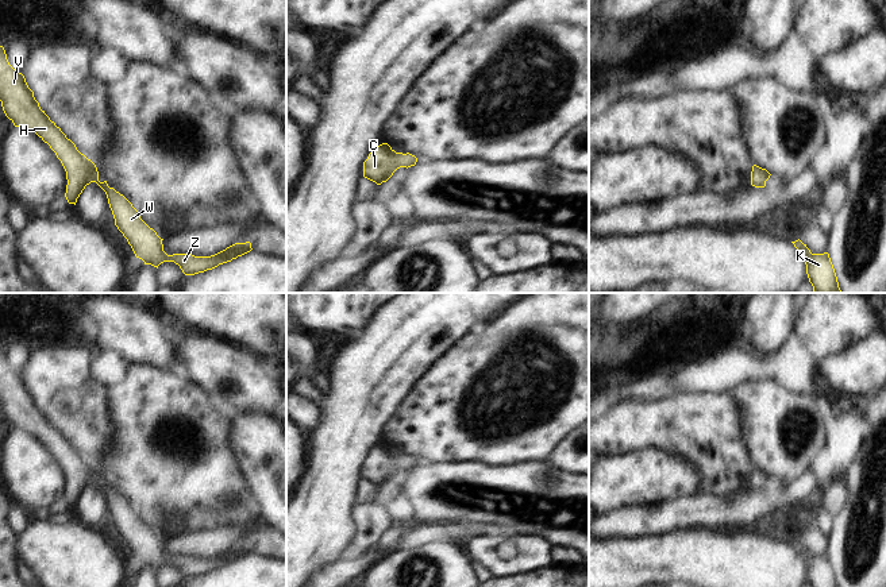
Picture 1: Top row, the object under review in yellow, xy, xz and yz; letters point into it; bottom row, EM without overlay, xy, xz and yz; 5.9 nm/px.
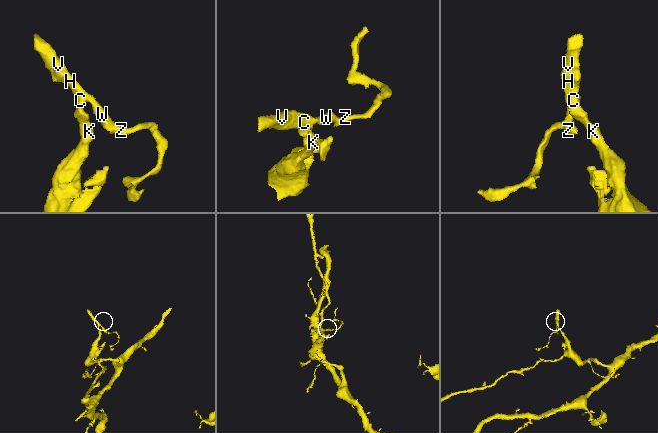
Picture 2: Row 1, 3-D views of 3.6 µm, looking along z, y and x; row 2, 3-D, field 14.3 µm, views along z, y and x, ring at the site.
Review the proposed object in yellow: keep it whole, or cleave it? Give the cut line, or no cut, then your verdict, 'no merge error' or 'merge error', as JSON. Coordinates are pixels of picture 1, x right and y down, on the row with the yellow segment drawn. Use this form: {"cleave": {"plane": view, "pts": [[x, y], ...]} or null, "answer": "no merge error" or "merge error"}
{"cleave": null, "answer": "no merge error"}

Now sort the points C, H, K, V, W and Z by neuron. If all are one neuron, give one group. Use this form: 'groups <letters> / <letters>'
groups C H K V W Z

